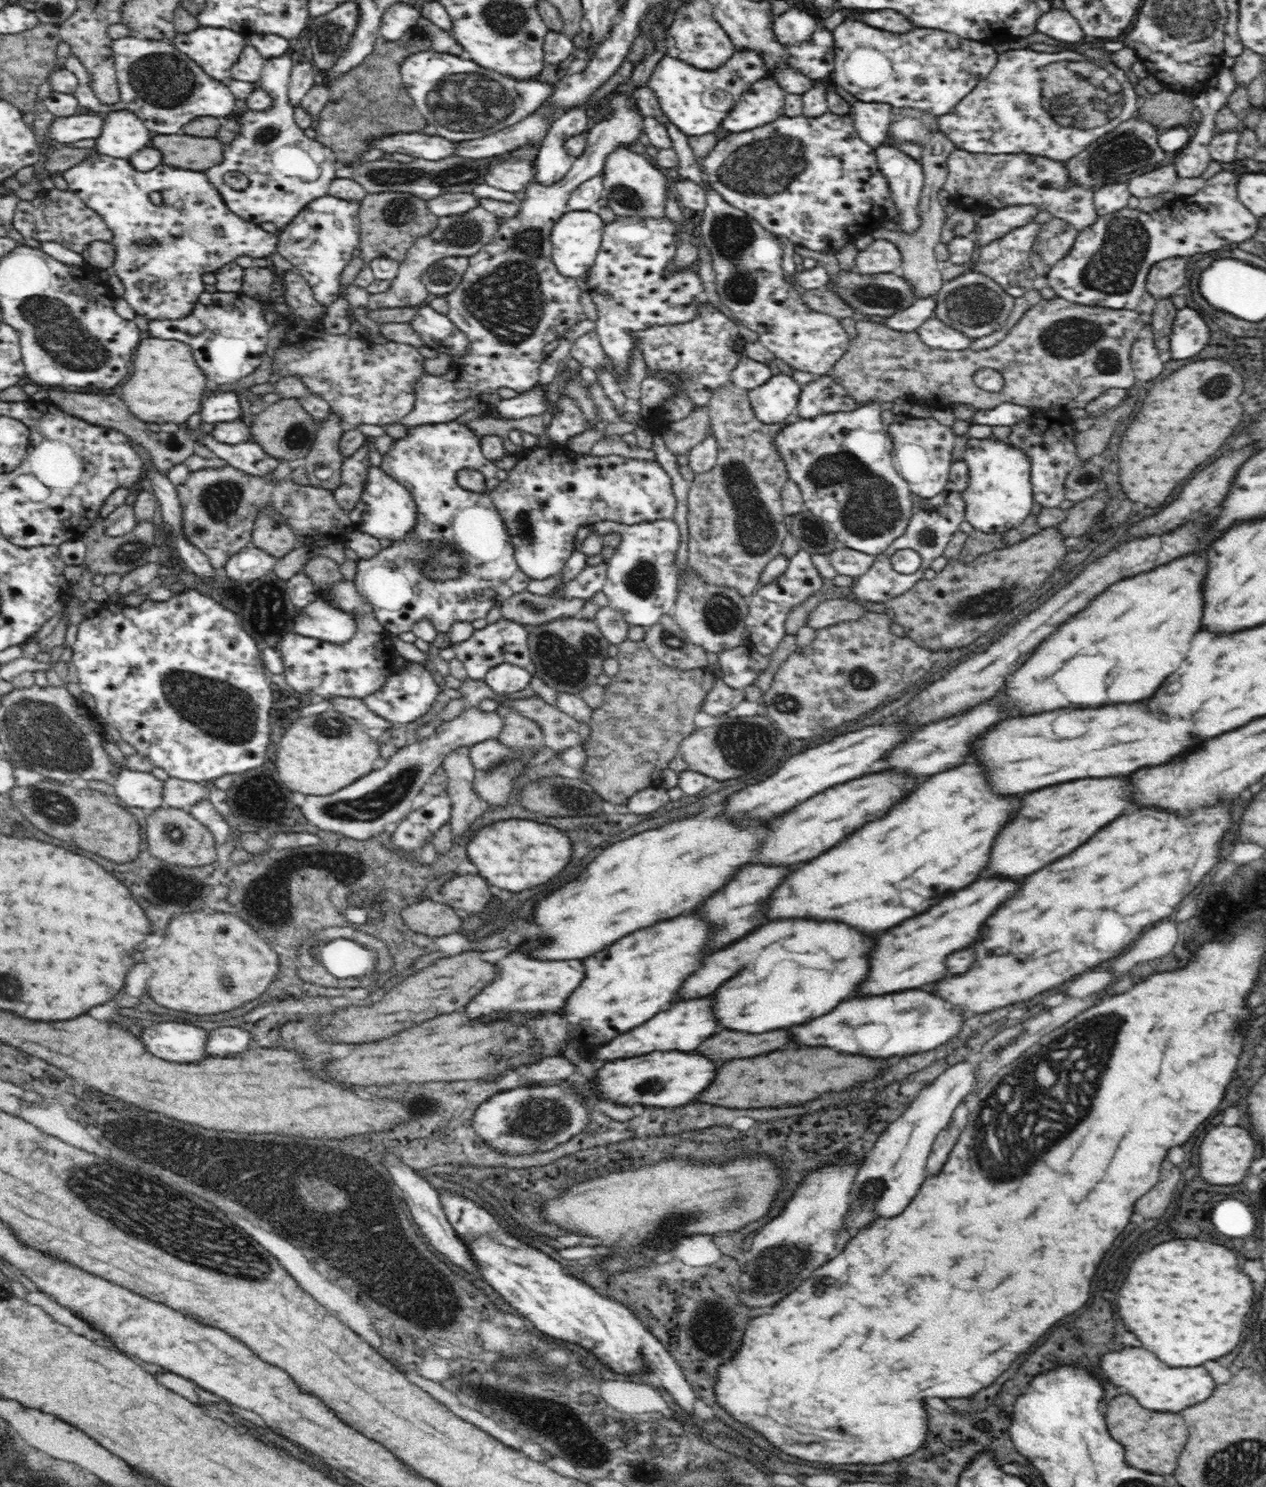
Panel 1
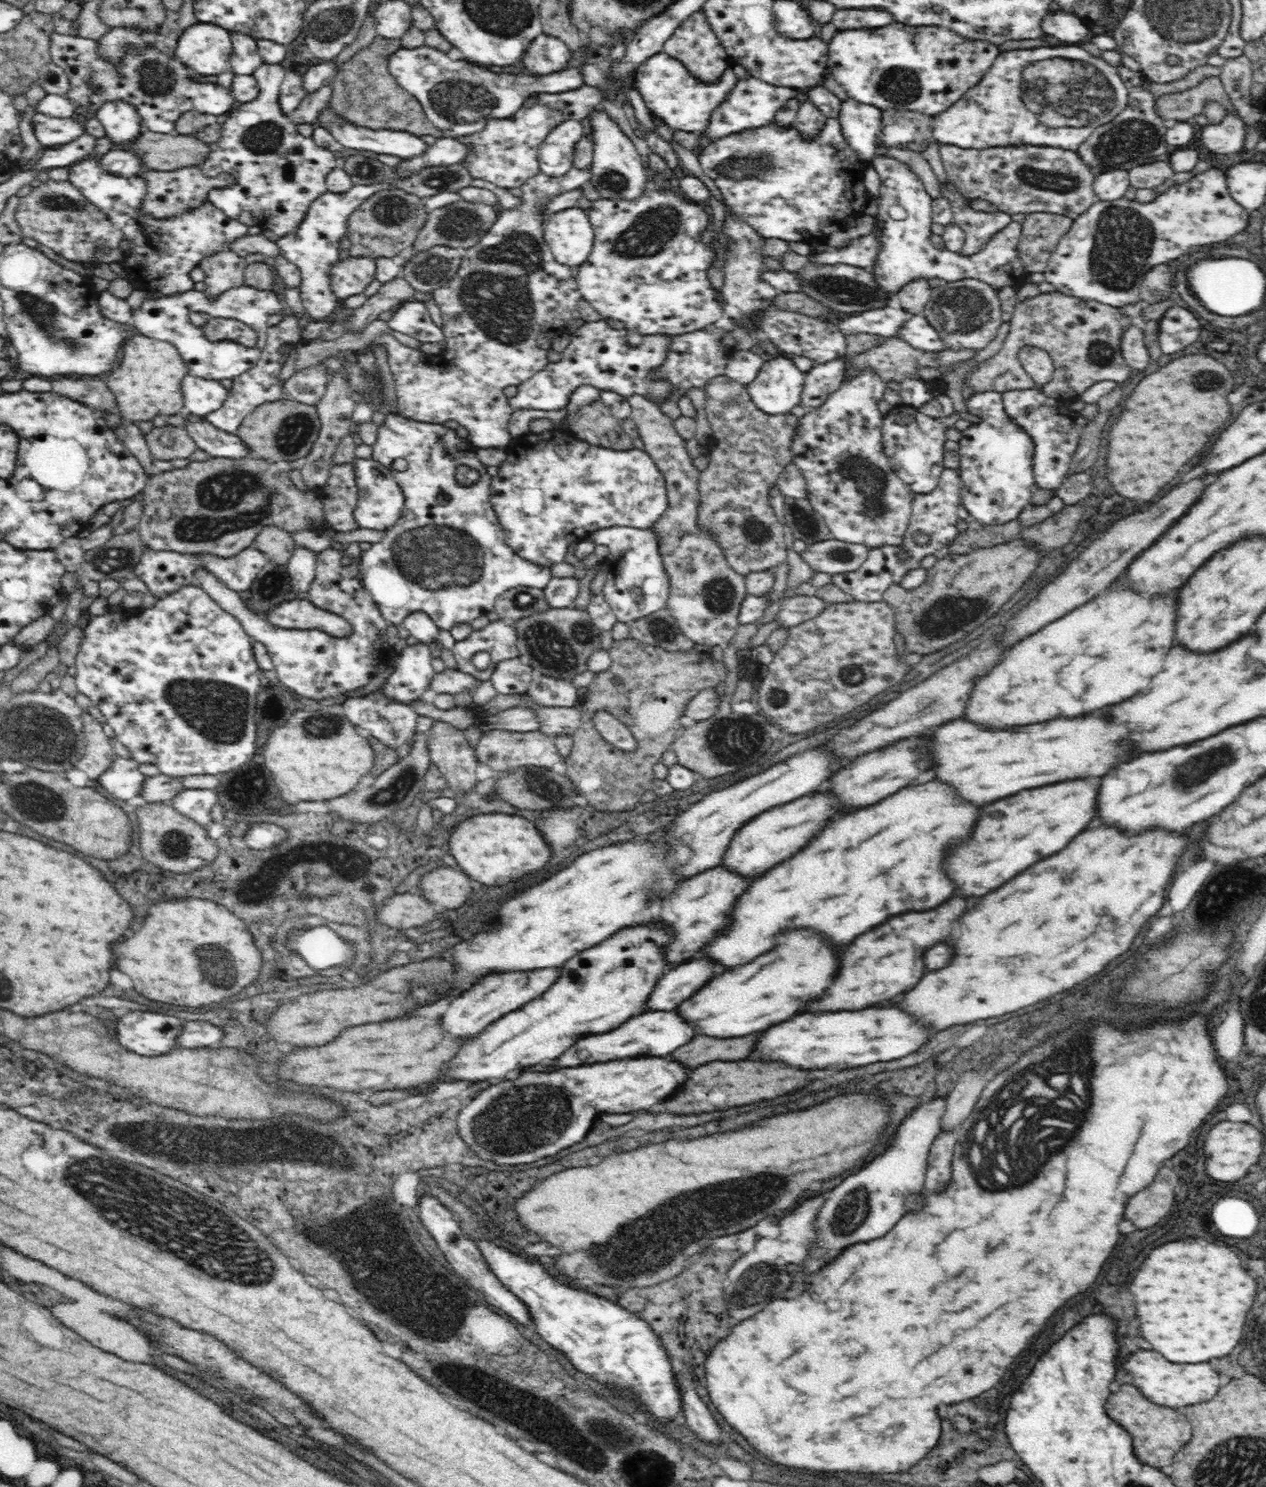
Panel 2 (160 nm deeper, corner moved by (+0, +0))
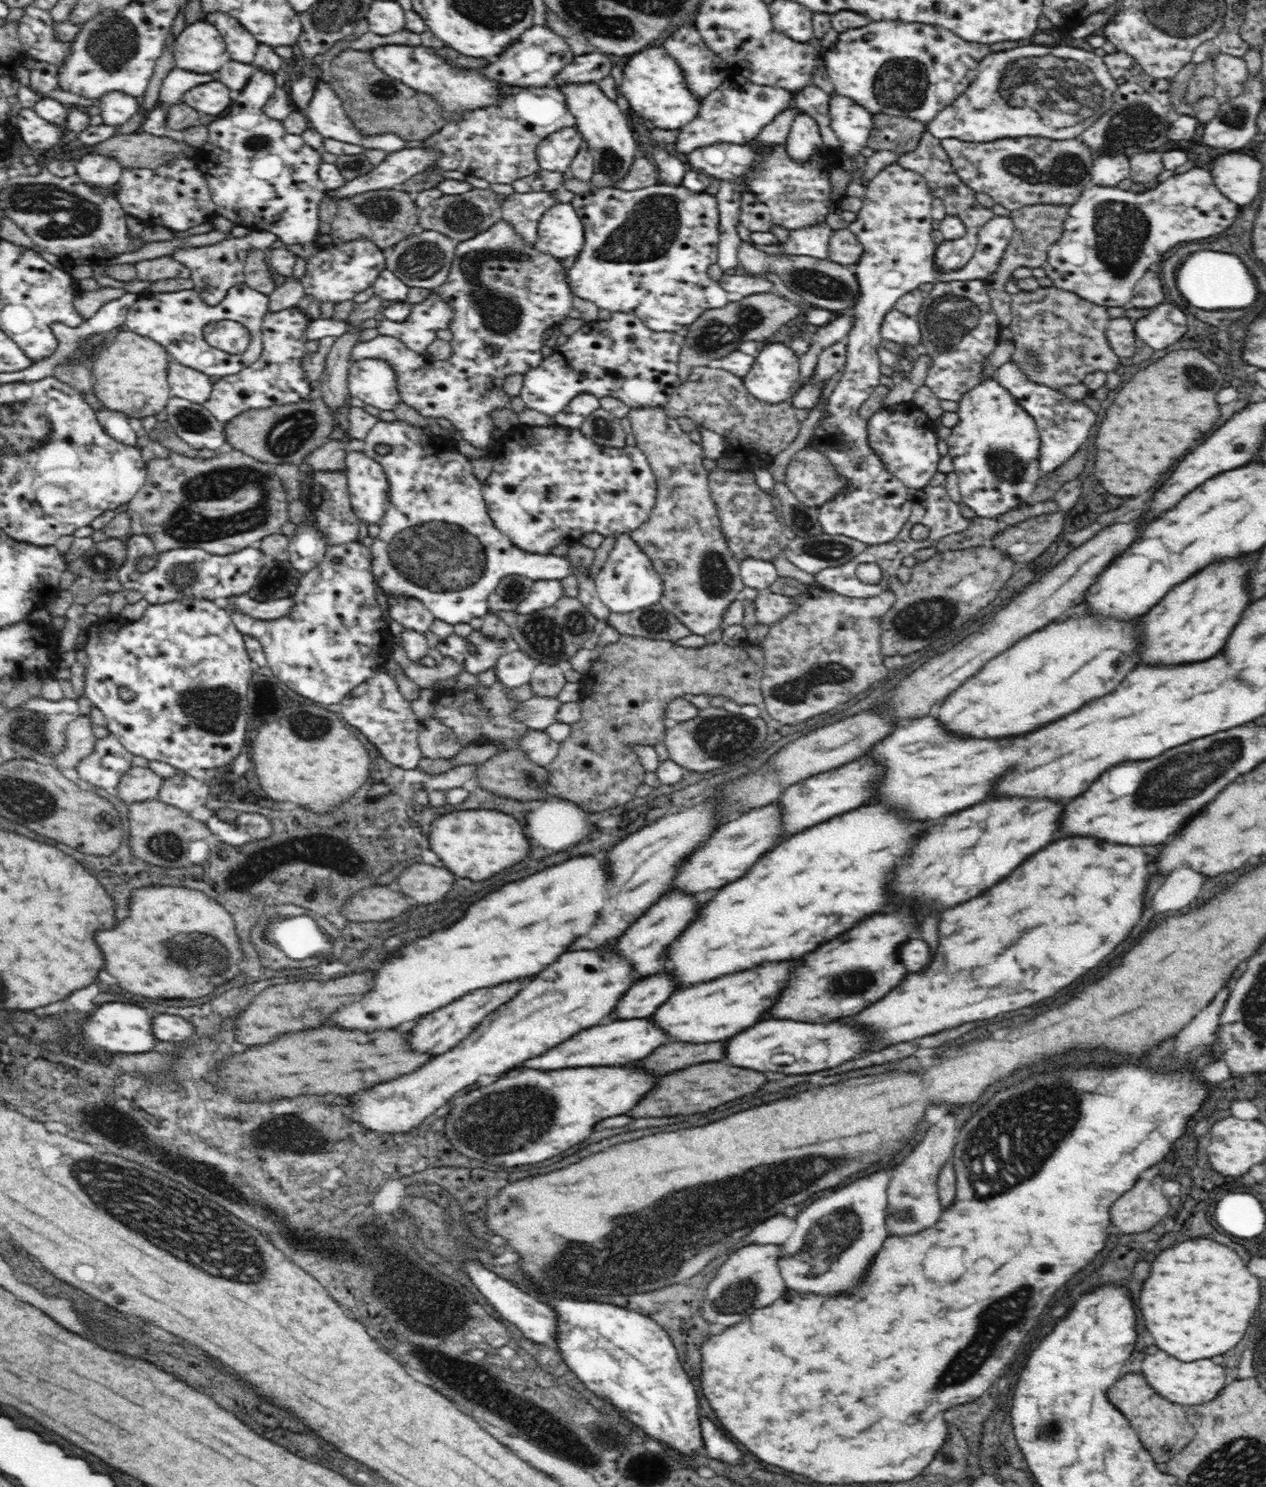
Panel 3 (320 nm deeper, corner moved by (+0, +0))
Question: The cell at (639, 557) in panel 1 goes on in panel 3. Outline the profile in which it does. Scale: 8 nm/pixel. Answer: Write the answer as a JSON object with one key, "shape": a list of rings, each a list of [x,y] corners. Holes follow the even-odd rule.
{"shape":[[[619,533],[614,548],[594,579],[600,600],[614,612],[632,612],[636,608],[649,607],[659,602],[663,594],[663,583],[652,561],[628,533]]]}

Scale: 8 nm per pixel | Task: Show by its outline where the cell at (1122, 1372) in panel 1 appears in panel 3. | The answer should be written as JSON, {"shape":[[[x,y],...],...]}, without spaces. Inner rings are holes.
{"shape":[[[1156,1352],[1144,1358],[1142,1362],[1142,1374],[1146,1376],[1148,1384],[1164,1398],[1176,1402],[1176,1404],[1202,1404],[1212,1400],[1224,1386],[1224,1368],[1216,1366],[1212,1360],[1198,1360],[1198,1362],[1180,1362],[1172,1356],[1166,1356],[1166,1352]]]}

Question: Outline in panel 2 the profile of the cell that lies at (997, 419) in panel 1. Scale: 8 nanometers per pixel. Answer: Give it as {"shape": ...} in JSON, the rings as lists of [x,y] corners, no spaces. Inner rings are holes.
{"shape":[[[904,403],[892,407],[882,420],[882,450],[889,456],[890,469],[896,476],[919,494],[930,493],[938,486],[944,468],[944,442],[946,428],[953,430],[954,422],[960,420],[957,412],[948,417],[932,418],[912,409]]]}

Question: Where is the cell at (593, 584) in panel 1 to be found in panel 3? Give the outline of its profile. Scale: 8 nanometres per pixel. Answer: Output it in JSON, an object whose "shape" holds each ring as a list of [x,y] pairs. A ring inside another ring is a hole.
{"shape":[[[536,580],[533,581],[528,596],[520,600],[512,611],[522,615],[531,614],[536,610],[551,608],[562,597],[565,597],[565,593],[559,580]]]}

